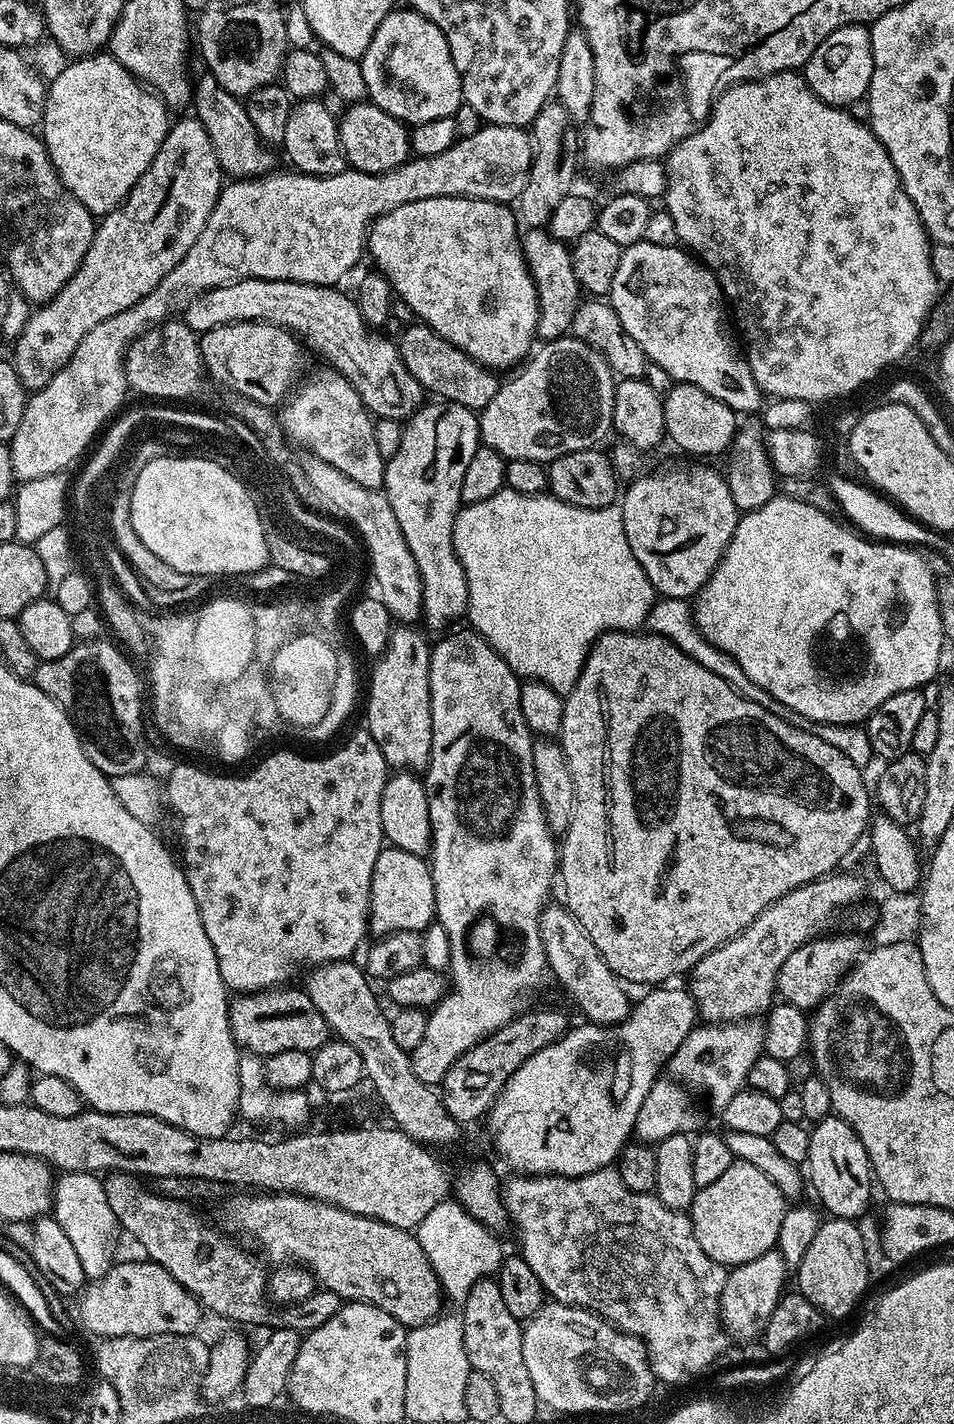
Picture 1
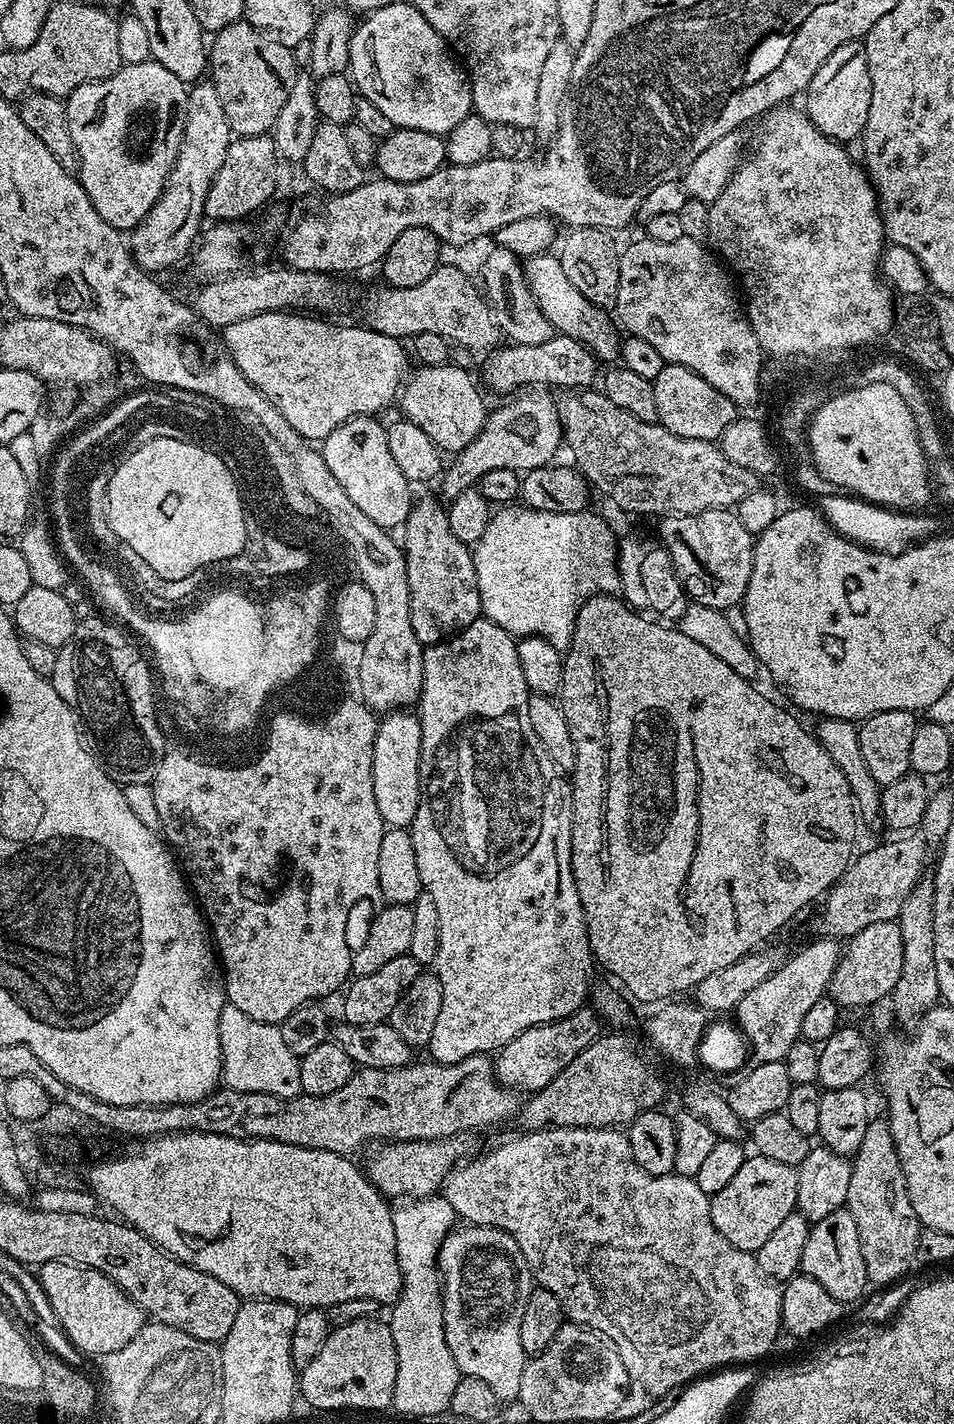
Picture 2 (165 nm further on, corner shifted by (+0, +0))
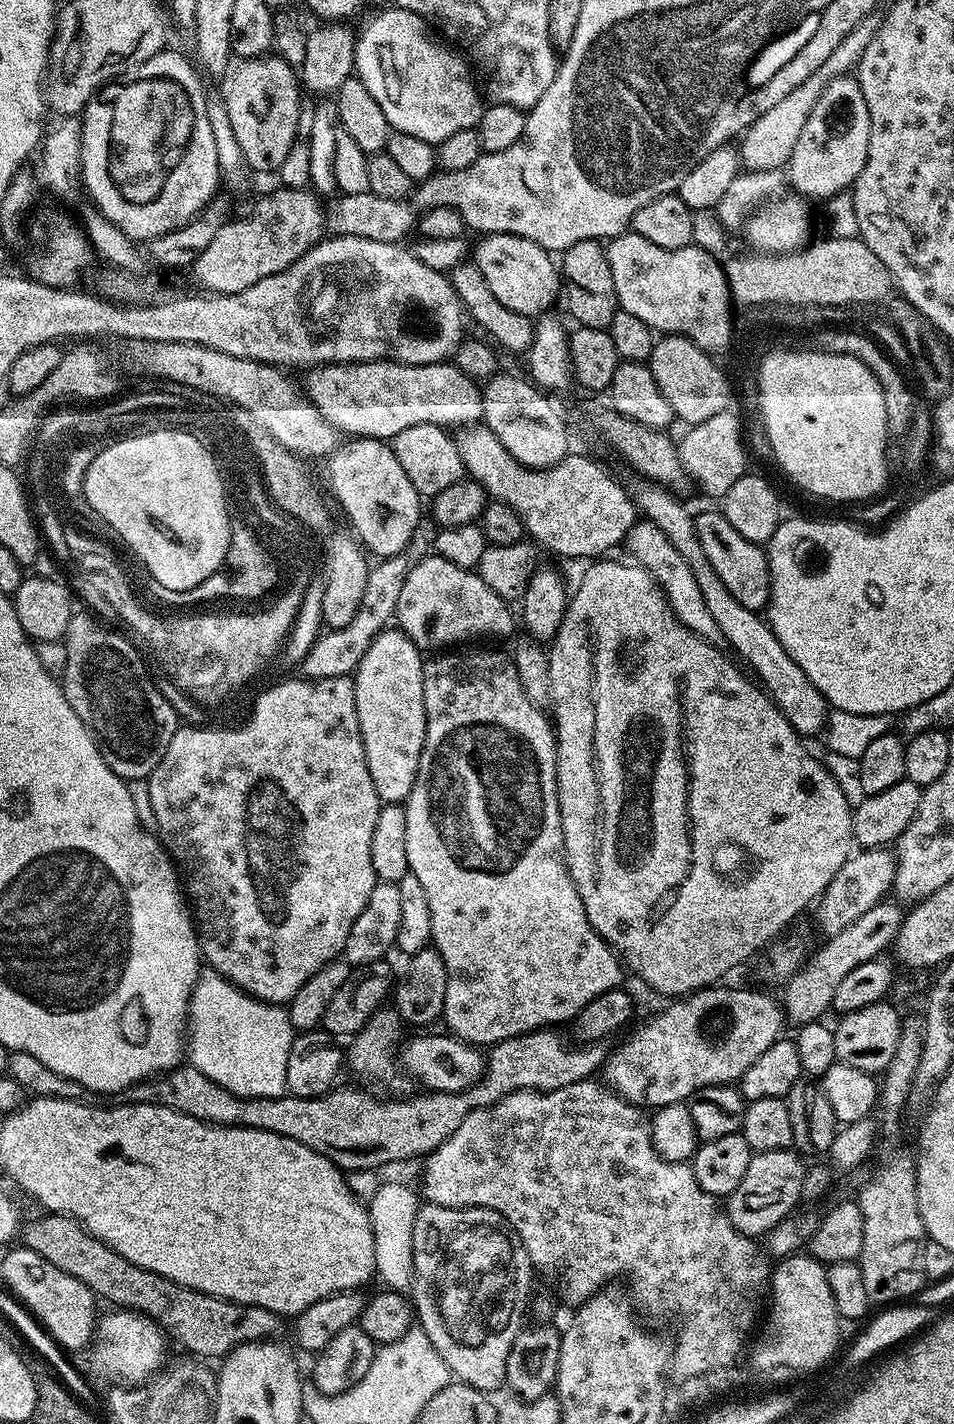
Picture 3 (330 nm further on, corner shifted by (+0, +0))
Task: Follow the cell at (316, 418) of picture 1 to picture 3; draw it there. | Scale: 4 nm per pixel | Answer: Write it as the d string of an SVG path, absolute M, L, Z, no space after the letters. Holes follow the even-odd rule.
M352 438L347 442L341 443L327 457L328 484L352 523L351 531L363 547L376 558L398 554L408 545L410 534L414 534L422 519L422 497L414 490L414 482L406 478L406 470L402 470L392 453L391 443L363 438Z

